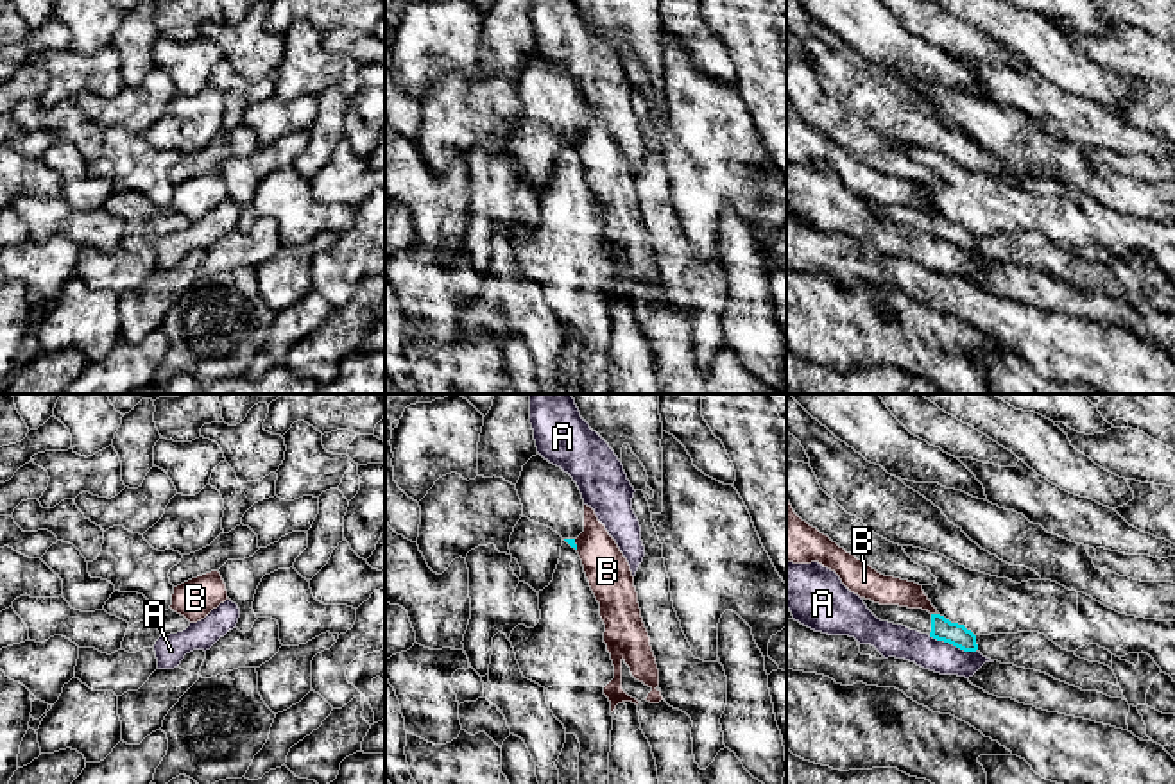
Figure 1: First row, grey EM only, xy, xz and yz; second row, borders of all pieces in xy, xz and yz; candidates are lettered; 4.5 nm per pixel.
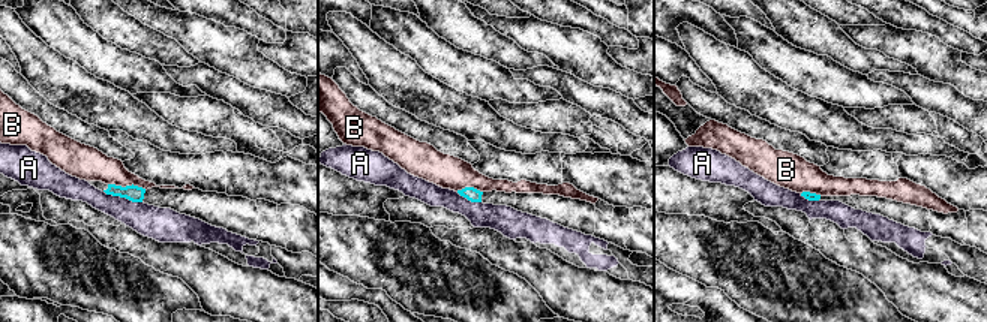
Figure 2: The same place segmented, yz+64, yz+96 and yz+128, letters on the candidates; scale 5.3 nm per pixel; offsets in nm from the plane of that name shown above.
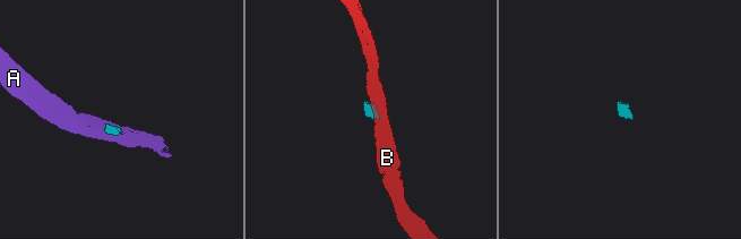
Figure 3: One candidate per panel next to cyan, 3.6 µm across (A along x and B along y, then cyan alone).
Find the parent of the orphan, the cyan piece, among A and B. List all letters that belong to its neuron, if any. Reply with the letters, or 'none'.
none

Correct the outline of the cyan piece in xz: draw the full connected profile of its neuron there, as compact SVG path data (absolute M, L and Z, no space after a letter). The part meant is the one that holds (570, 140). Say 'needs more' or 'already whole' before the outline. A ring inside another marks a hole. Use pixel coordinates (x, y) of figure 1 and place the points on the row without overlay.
needs more; M541 54L532 55L516 82L523 115L557 131L571 147L584 131L584 98L573 77Z

